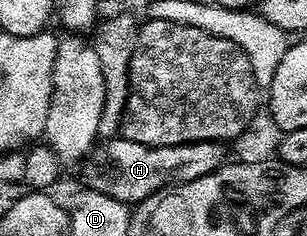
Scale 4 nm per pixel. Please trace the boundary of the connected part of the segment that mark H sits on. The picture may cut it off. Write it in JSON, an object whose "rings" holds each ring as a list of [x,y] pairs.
{"rings":[[[118,139],[101,147],[94,148],[83,161],[84,188],[121,201],[126,207],[136,207],[162,189],[195,183],[195,179],[203,179],[227,164],[226,146],[220,141],[193,141],[190,145],[144,145]]]}

